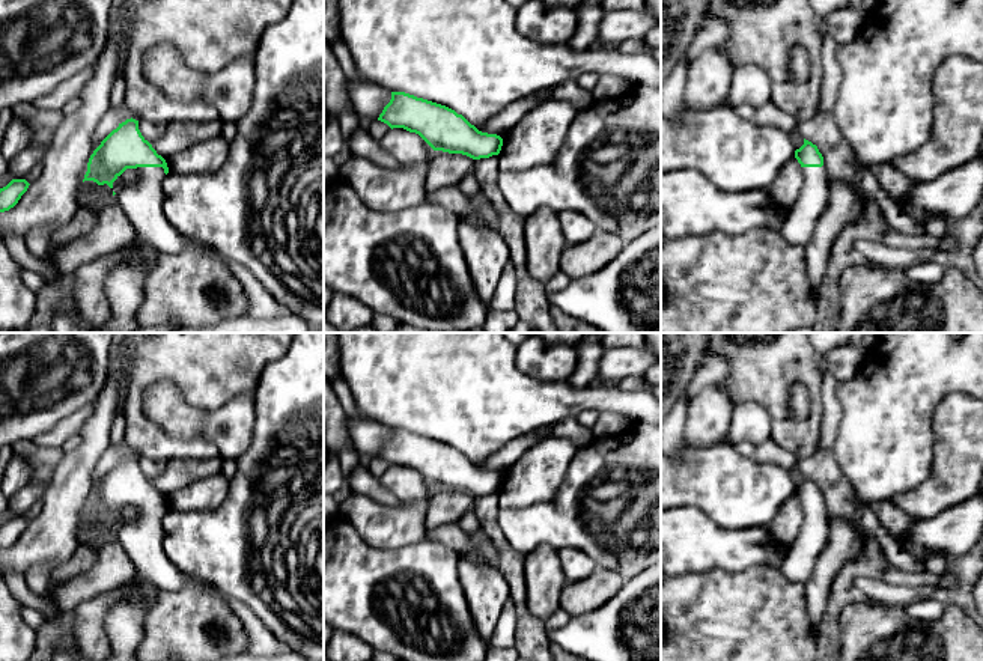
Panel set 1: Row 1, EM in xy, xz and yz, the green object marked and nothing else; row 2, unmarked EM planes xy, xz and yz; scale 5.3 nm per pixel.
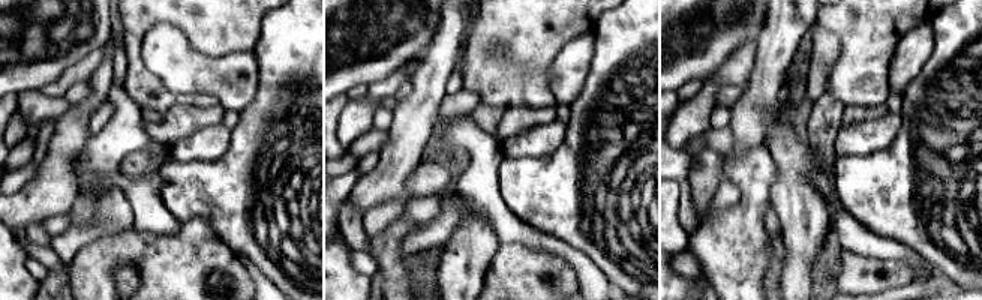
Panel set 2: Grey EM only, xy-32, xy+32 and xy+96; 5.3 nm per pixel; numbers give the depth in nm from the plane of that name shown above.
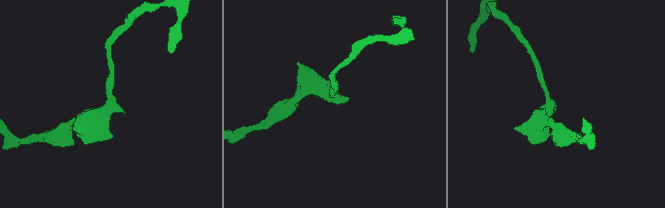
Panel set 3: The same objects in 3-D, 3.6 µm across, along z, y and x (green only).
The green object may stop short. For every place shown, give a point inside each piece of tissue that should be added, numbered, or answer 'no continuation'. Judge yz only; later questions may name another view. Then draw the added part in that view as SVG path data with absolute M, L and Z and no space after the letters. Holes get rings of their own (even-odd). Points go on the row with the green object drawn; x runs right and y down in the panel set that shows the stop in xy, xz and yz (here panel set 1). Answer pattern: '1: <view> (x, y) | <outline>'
1: yz (804, 214) | M802 167L802 188L789 209L780 233L792 244L805 247L826 208L829 184L826 167Z

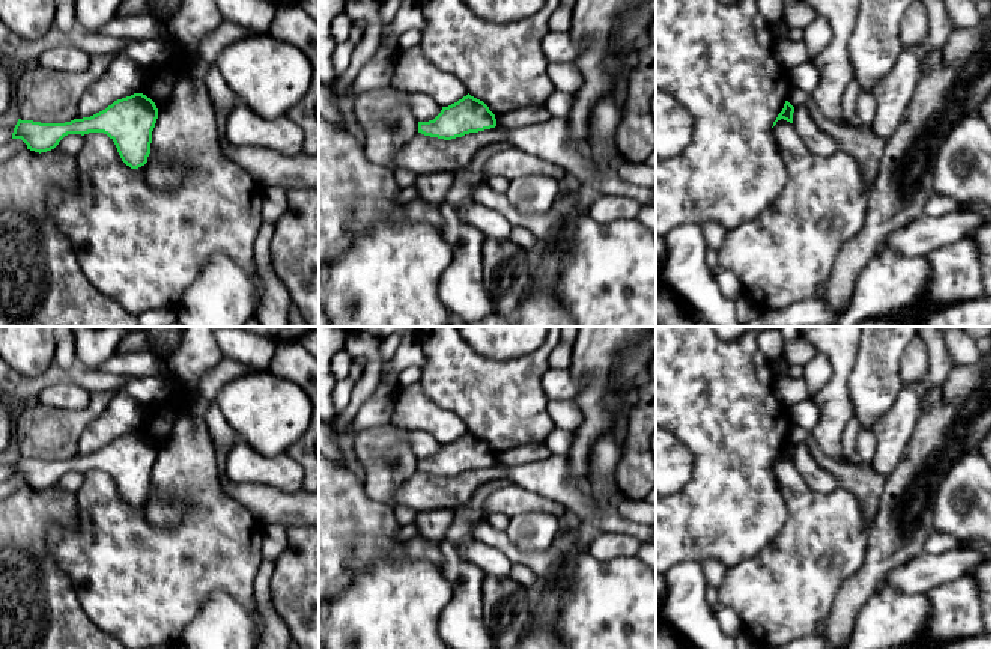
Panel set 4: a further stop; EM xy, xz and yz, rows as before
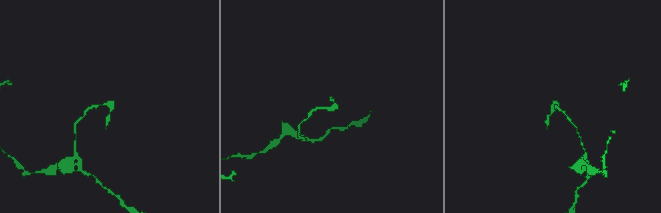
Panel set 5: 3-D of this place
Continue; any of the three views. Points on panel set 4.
no continuation

